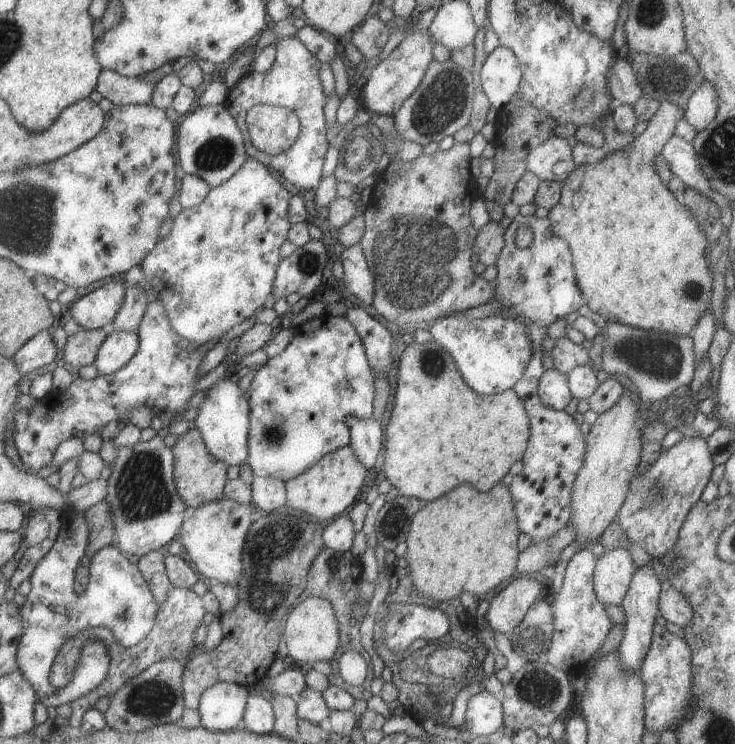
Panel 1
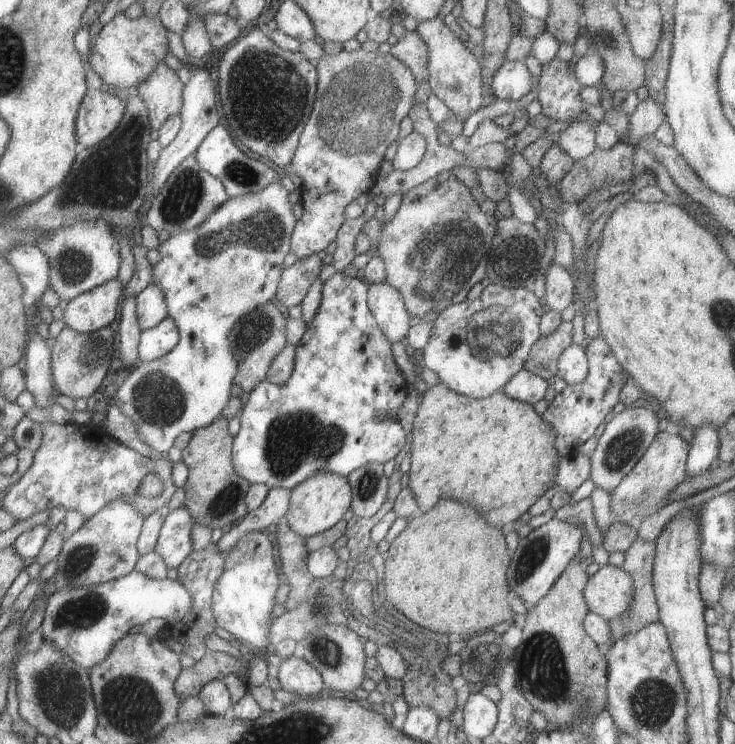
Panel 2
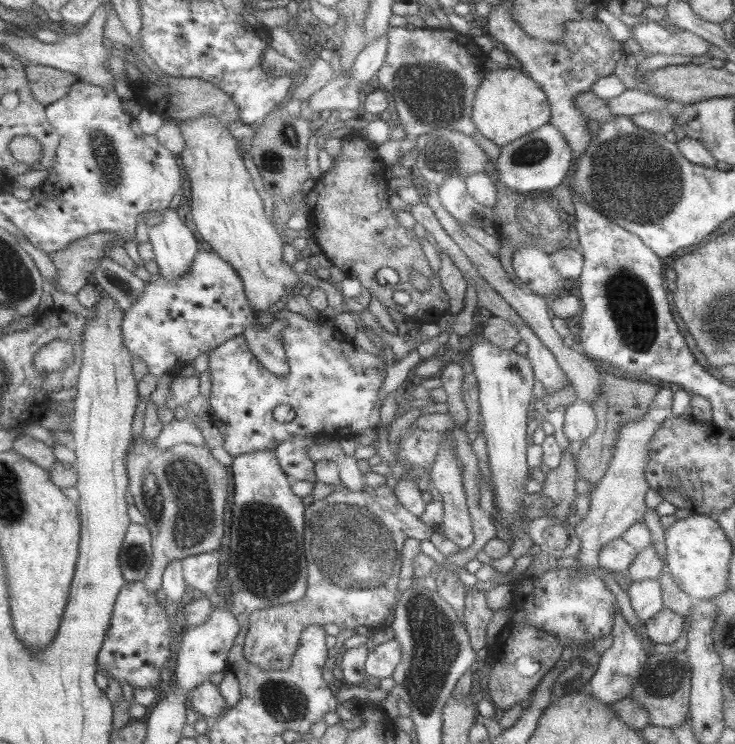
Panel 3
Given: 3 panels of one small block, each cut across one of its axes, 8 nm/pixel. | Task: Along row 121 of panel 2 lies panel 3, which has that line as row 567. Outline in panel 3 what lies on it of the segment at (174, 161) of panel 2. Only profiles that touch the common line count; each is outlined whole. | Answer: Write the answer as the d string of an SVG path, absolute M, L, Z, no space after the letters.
M221 552L203 553L182 559L187 585L207 592L207 596L217 592L221 576Z

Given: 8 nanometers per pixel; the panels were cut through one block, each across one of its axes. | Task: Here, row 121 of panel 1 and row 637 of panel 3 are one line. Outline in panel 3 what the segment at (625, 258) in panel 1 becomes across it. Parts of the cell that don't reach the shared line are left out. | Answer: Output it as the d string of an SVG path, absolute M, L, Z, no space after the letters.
M663 608L643 622L646 636L652 644L671 644L679 638L686 618L679 613Z

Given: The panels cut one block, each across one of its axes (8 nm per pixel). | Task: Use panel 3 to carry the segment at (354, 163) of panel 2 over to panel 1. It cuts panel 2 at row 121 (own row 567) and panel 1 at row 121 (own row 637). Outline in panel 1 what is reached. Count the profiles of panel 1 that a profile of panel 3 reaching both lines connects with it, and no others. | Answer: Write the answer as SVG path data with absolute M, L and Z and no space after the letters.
M258 104L249 110L247 126L255 148L271 156L291 150L302 132L297 112L272 104Z

